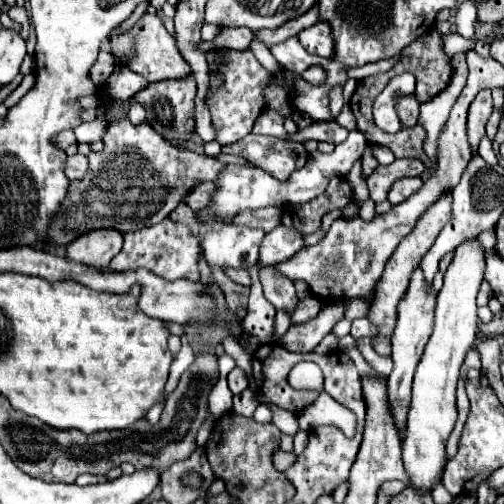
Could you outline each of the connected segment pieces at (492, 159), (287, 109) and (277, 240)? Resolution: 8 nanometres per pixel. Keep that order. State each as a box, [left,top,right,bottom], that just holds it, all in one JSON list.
[[478,137,498,165],[252,103,293,137],[260,227,304,265]]

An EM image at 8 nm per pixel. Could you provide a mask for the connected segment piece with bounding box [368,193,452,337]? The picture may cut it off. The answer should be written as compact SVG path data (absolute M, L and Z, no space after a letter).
M446 193L442 195L416 223L416 227L412 229L412 233L408 237L404 237L398 245L398 249L394 251L394 255L390 257L390 261L386 263L386 269L376 285L376 293L374 293L374 301L370 305L370 311L368 311L368 319L380 327L380 333L378 335L384 335L384 337L392 337L392 331L396 327L396 307L402 299L402 295L406 293L408 289L408 283L410 283L410 275L412 271L420 265L420 259L424 257L424 253L432 247L432 243L436 241L440 229L450 221L452 217L452 193Z

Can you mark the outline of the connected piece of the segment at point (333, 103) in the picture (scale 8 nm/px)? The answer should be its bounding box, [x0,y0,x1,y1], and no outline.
[328,85,344,115]

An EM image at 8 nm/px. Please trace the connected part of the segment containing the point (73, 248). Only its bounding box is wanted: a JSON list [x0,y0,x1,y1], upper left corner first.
[66,229,122,271]

